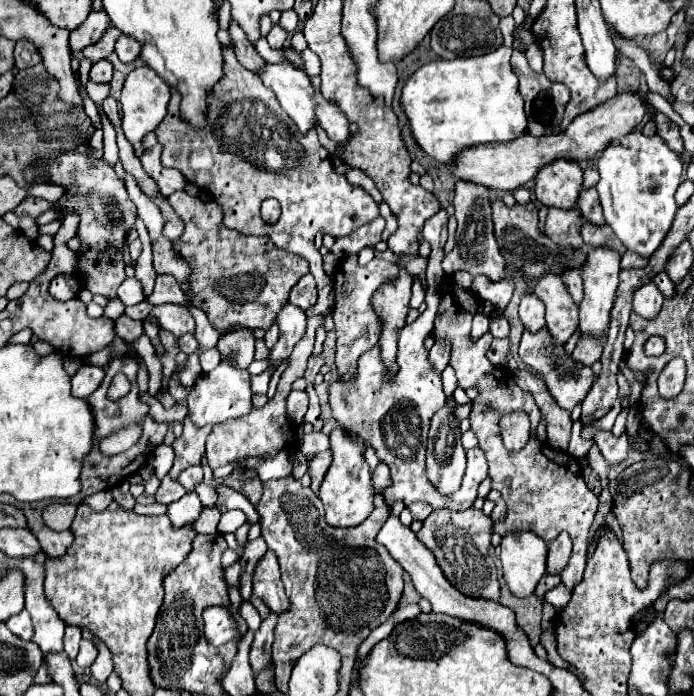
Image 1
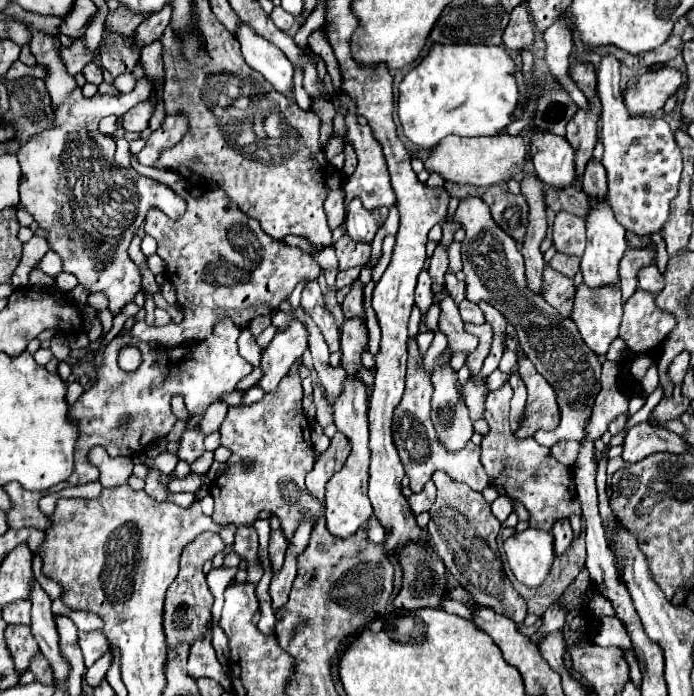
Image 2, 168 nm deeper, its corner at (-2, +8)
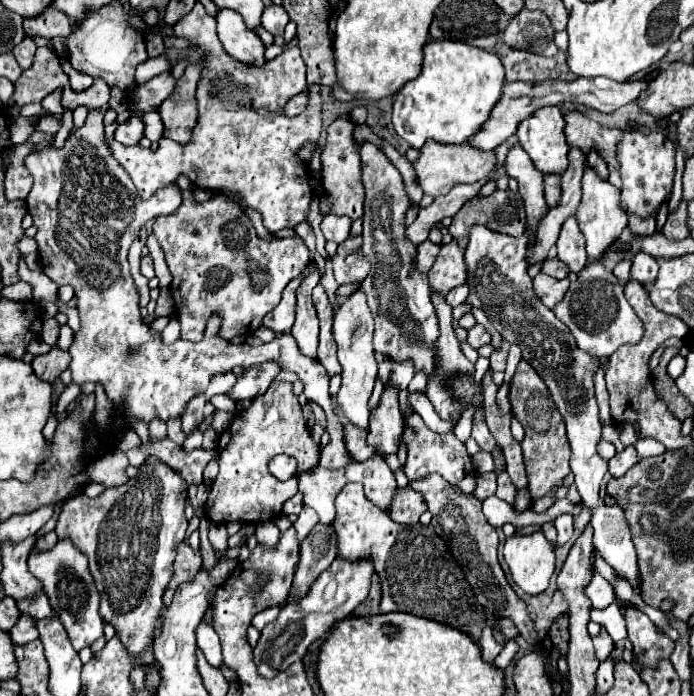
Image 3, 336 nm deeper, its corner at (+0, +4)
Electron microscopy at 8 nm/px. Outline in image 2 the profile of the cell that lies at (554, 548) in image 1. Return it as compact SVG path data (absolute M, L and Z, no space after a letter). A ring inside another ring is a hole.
M557 520L557 524L553 524L551 528L551 534L555 538L555 554L563 554L573 540L573 530L569 520Z

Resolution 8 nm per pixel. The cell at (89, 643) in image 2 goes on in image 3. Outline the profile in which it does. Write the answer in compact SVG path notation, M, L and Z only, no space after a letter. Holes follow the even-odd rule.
M59 540L47 552L31 554L29 568L31 568L31 574L41 580L43 590L49 596L53 610L59 614L59 620L63 622L69 634L69 640L77 652L91 646L97 638L103 636L105 624L97 612L99 596L95 596L95 586L93 586L91 574L87 572L87 558L77 548L73 548L69 540Z

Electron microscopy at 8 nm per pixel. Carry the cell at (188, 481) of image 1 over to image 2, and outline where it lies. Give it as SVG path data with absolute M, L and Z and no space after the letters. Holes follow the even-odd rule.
M195 426L195 428L185 428L185 432L183 432L181 440L179 440L179 450L177 450L179 458L181 458L181 460L187 460L189 464L191 464L195 458L199 458L199 456L205 452L203 438L205 438L205 436L203 436L203 432L201 432L199 426Z

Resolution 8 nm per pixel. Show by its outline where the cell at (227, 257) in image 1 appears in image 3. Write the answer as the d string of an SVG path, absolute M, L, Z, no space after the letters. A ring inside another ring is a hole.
M180 190L183 204L171 216L159 216L153 224L153 236L159 240L167 266L171 270L171 294L177 308L177 320L181 324L181 338L199 342L203 338L203 328L211 312L223 312L223 338L231 340L233 336L249 336L261 326L261 320L271 312L279 300L281 292L289 280L297 278L309 264L309 248L305 242L295 238L283 238L277 242L265 242L257 238L255 228L249 216L227 196L213 196L207 202L195 202L191 190Z

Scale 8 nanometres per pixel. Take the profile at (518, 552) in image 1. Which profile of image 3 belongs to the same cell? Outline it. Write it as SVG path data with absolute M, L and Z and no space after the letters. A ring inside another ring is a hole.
M543 532L507 538L503 556L515 584L525 594L535 596L549 586L549 580L555 572L553 550L553 544L543 536Z

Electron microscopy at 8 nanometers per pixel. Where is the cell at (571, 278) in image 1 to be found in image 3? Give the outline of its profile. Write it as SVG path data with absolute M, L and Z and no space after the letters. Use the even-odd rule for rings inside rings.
M553 258L553 260L545 260L541 272L553 276L553 278L567 278L569 276L569 268L559 260L559 258Z

